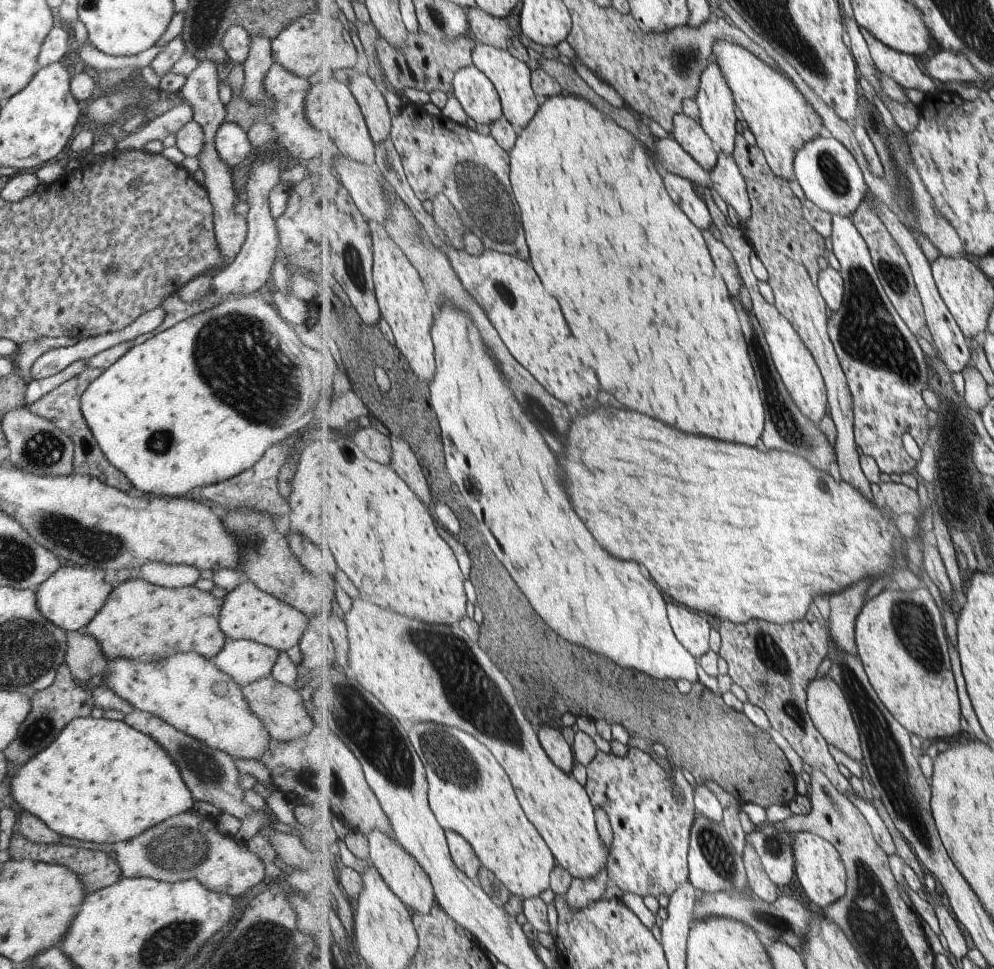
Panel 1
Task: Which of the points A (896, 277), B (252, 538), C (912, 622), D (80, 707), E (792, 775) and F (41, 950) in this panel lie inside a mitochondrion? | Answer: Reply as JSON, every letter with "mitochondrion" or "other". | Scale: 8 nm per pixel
{"A":"mitochondrion","B":"mitochondrion","C":"mitochondrion","D":"other","E":"other","F":"other"}

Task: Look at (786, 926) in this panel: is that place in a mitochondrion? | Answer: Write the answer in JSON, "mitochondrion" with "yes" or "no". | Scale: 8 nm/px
{"mitochondrion":"yes"}

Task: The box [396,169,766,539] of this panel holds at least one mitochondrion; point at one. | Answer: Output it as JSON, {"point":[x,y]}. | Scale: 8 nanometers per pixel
{"point":[533,402]}

